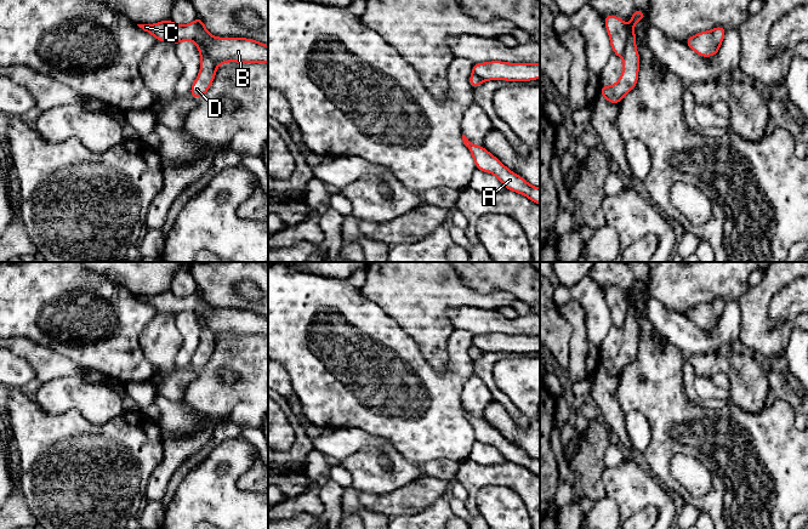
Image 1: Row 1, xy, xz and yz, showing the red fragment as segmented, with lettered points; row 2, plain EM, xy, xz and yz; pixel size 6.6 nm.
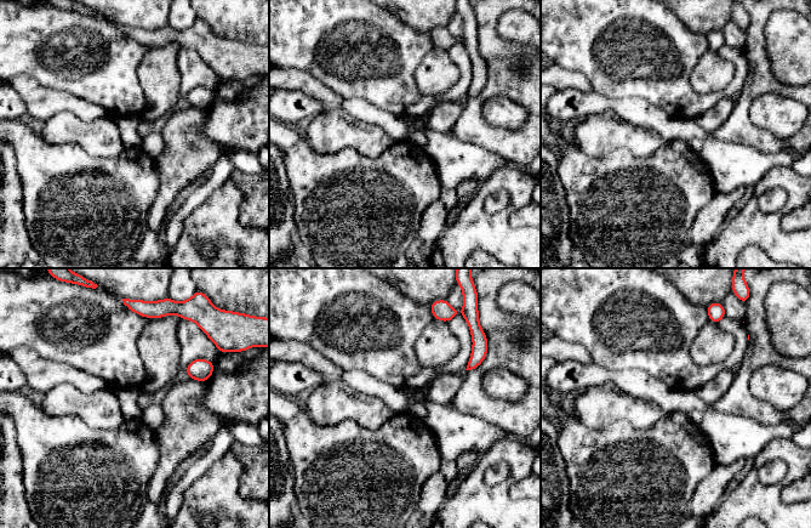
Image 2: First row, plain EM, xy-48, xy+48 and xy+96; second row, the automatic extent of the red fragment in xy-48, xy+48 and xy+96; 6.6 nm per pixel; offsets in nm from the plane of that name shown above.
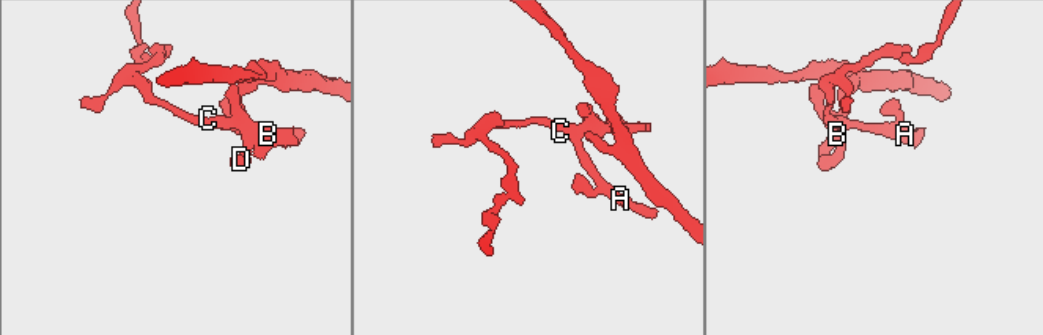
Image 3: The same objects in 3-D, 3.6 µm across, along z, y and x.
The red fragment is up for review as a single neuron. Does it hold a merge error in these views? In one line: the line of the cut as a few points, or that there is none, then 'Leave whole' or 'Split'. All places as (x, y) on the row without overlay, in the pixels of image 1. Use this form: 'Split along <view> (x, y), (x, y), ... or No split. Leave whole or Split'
Split along xy (195, 313), (203, 316), (205, 324), (216, 337). Split

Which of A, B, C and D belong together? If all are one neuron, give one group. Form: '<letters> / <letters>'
A B C / D

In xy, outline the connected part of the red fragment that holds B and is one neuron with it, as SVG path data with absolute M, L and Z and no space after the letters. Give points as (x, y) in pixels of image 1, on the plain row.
M197 290L186 297L177 297L171 291L155 296L137 296L150 305L157 313L171 313L180 317L188 311L201 313L215 337L229 332L238 335L268 335L268 318L247 309L214 309L205 300L203 291Z

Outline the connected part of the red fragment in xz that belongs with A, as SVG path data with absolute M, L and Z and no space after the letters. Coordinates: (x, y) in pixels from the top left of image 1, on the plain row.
M462 406L465 417L470 421L476 440L495 446L506 461L528 468L531 473L540 477L540 460L531 459L523 449L510 443L497 430L491 427L484 419L476 417Z

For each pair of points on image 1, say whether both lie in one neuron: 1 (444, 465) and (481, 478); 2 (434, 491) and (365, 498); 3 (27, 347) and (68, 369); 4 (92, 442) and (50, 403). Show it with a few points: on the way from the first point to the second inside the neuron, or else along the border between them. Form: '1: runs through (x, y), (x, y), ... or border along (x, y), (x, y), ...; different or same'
1: border along (460, 462), (453, 479); different
2: runs through (417, 495), (405, 501), (382, 501); same
3: runs through (37, 356), (47, 365), (58, 365); same
4: border along (35, 400), (46, 413), (77, 409), (89, 420); different

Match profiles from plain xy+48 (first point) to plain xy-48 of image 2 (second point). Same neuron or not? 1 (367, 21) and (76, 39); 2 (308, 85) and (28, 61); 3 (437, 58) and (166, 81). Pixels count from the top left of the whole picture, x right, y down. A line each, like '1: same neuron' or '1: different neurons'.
1: same neuron
2: different neurons
3: same neuron

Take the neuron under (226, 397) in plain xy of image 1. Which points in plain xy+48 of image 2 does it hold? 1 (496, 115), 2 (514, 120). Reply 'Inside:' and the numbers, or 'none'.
Inside: none

